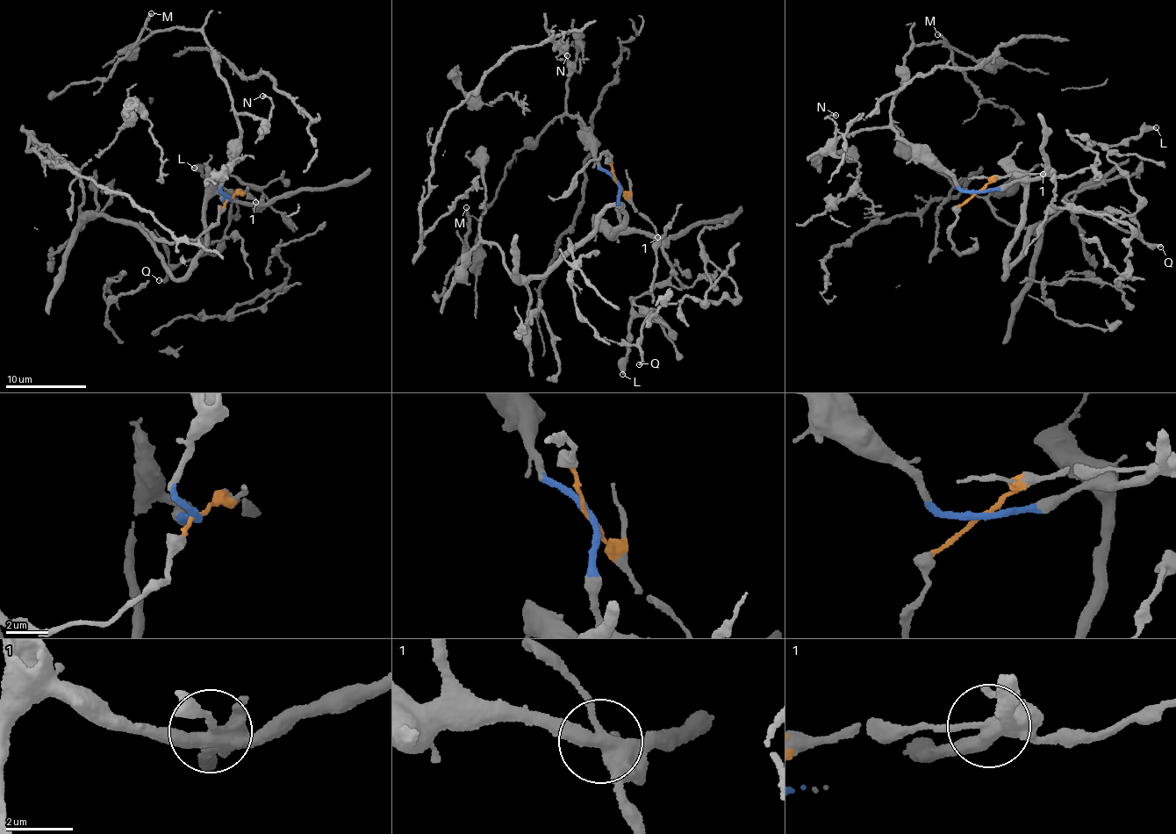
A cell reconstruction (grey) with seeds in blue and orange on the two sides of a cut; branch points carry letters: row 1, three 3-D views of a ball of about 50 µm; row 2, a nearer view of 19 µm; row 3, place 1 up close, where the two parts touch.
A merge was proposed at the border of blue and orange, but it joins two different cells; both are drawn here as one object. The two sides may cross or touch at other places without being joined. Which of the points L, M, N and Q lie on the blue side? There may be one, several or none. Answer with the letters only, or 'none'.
M, N

